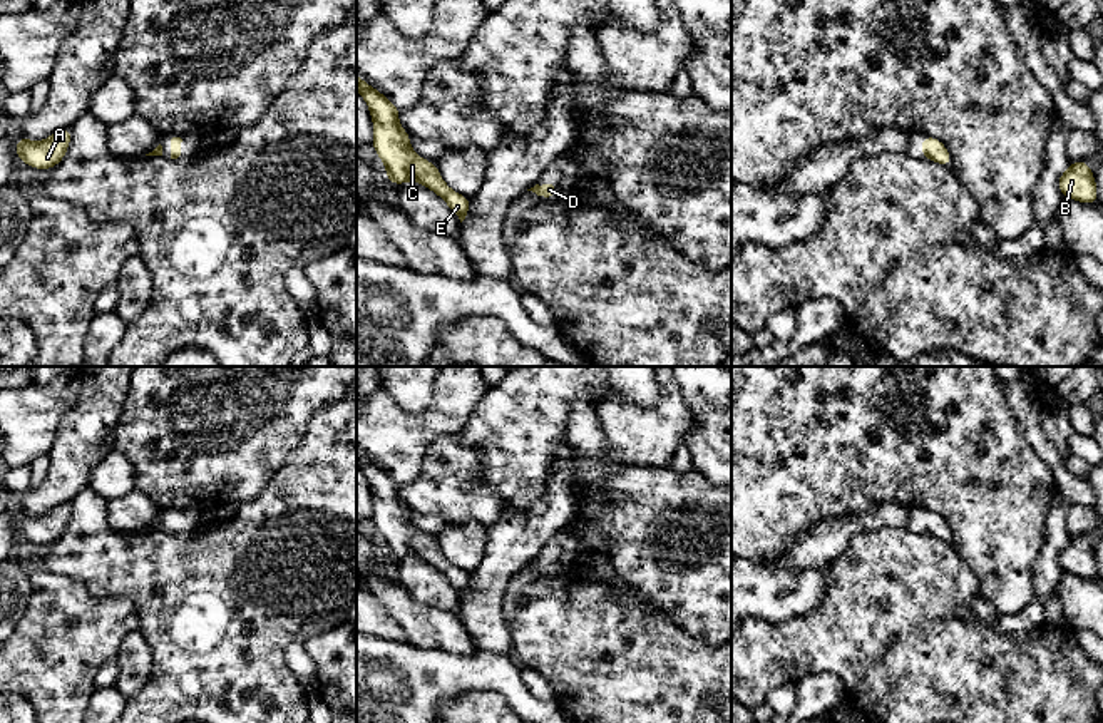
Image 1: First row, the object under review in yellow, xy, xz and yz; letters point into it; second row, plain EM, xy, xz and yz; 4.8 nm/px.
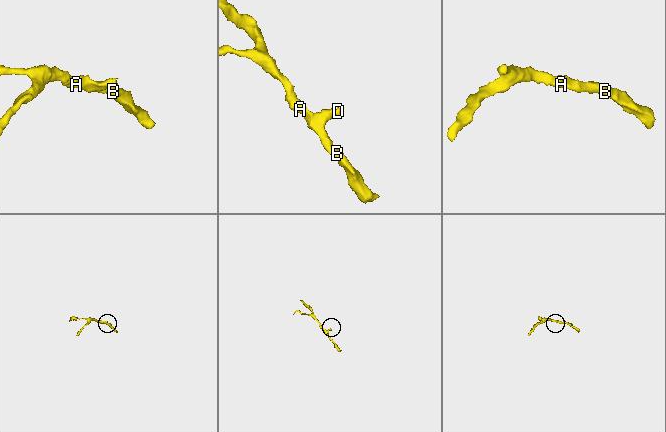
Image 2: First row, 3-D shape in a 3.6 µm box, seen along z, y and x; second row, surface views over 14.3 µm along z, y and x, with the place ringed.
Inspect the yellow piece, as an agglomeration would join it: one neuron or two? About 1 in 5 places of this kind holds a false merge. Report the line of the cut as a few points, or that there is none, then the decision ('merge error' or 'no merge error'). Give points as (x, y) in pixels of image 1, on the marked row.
no cut; no merge error

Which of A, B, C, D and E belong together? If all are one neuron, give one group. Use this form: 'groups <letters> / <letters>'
groups A B C D E

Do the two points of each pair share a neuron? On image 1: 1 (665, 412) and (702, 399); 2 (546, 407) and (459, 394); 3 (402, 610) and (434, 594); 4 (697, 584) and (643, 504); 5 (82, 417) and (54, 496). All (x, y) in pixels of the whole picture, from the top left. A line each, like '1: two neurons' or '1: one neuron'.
1: two neurons
2: two neurons
3: two neurons
4: one neuron
5: one neuron

